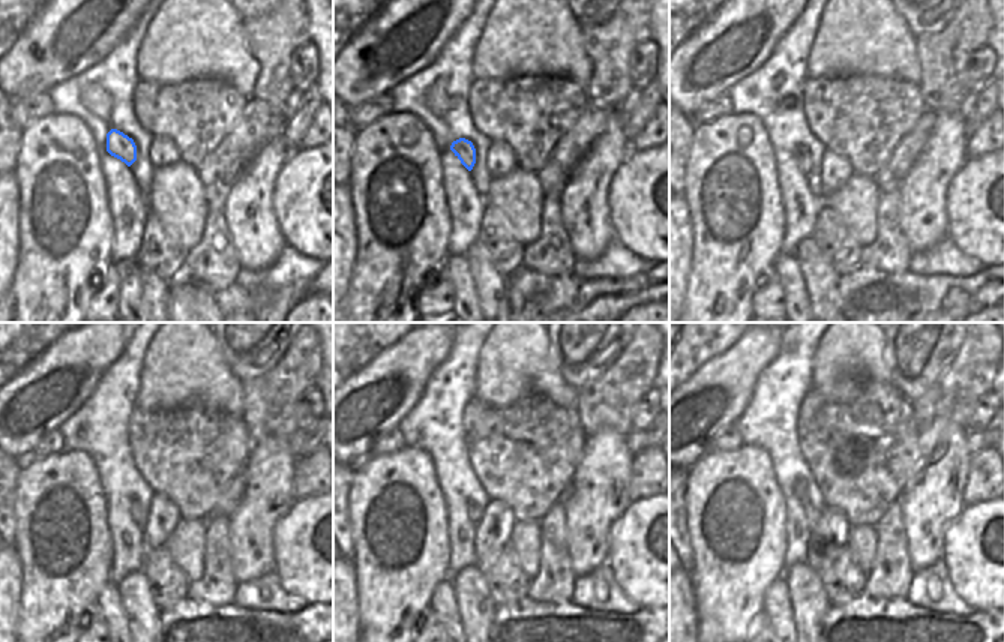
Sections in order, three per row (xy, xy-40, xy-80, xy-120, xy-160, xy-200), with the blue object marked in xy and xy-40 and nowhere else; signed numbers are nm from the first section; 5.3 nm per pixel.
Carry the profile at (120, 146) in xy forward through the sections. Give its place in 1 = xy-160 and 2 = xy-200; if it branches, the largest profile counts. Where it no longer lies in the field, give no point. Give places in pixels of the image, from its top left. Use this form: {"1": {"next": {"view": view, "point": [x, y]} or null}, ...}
{"1": {"next": {"view": "xy-160", "point": [474, 513]}}, "2": {"next": {"view": "xy-200", "point": [812, 516]}}}

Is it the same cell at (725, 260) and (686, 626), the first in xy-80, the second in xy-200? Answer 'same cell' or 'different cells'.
different cells

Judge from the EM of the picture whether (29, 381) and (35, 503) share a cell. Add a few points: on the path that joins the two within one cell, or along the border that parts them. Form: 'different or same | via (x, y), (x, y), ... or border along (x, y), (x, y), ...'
different | border along (23, 458), (30, 459)

